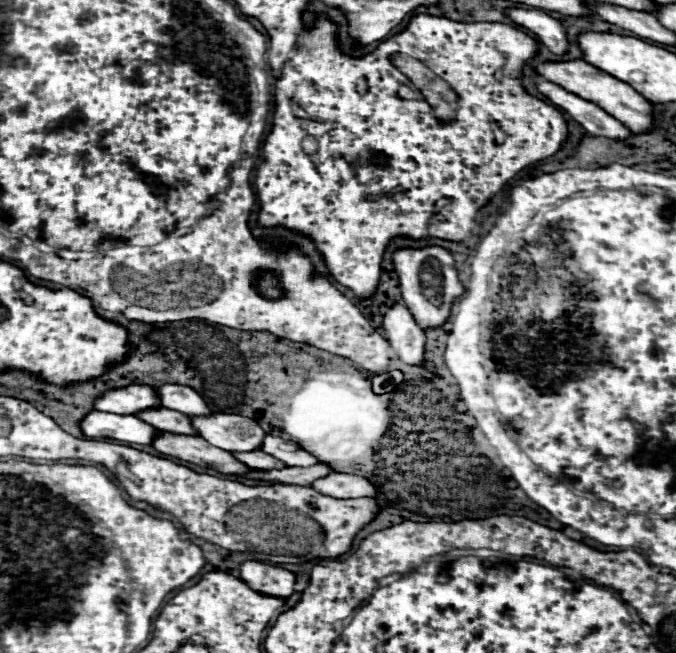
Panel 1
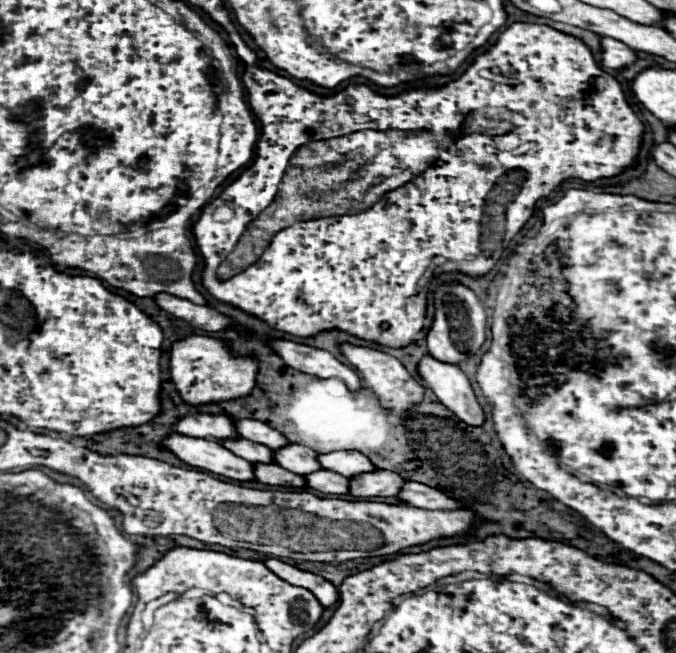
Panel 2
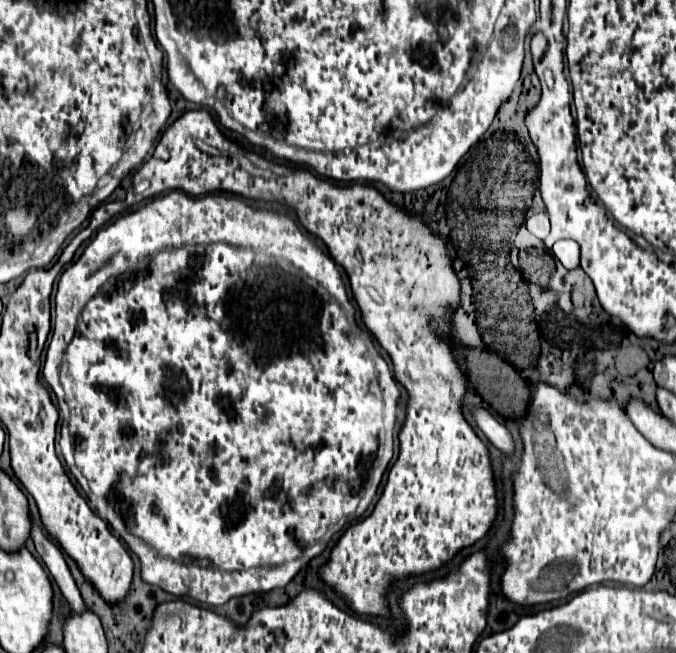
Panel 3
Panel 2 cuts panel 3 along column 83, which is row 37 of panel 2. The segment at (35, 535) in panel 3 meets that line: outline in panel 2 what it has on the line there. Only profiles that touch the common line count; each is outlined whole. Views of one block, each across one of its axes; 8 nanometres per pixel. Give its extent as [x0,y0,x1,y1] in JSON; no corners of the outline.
[600,36,636,68]

